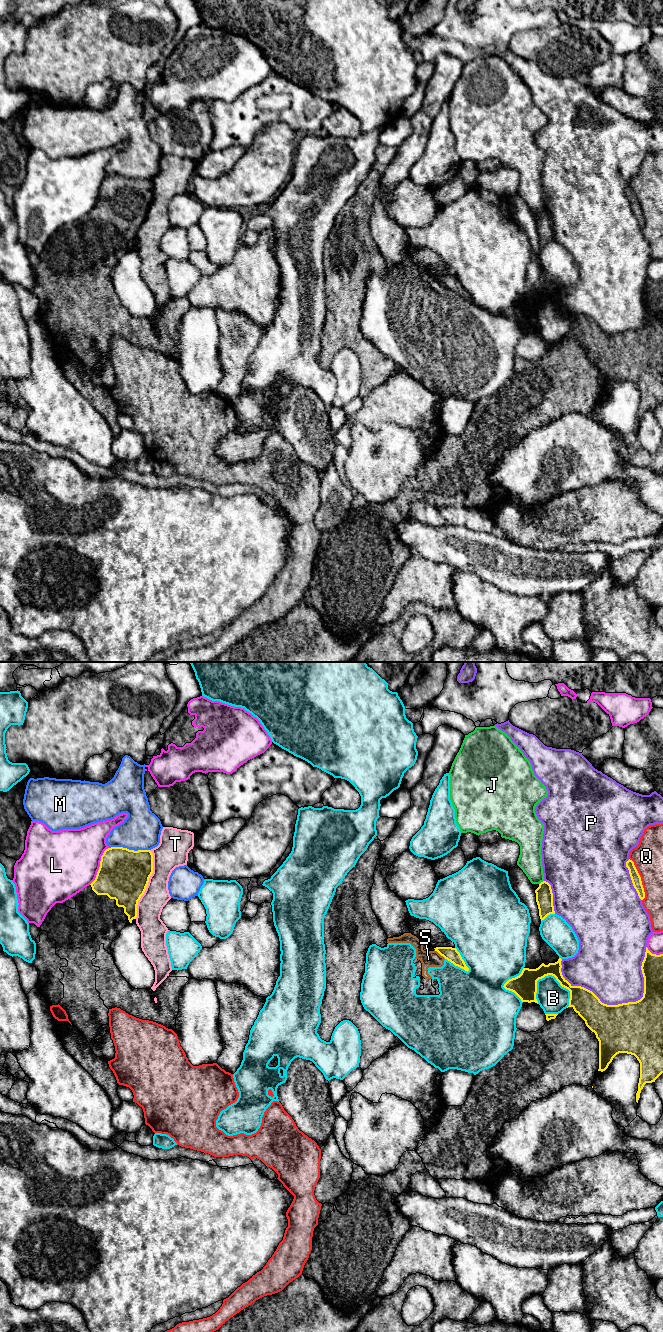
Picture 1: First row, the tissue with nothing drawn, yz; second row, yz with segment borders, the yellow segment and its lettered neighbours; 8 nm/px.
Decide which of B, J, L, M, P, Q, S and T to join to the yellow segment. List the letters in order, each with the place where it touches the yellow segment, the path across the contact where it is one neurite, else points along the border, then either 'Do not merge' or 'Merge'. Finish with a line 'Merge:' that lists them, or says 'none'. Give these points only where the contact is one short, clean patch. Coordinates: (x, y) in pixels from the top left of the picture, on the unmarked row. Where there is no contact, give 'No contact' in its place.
B: Touches yellow at yz (560, 312). Do not merge
J: Touches yellow at yz (541, 210). Do not merge
L: Touches yellow at yz (100, 193). Do not merge
M: Touches yellow at yz (130, 178). Do not merge
P: Touches yellow at yz (596, 324). Do not merge
Q: Touches yellow at yz (640, 207). Do not merge
S: Touches yellow at yz (440, 282). Boundary: yz (434, 278), (445, 286). Do not merge
T: Touches yellow at yz (147, 212). Do not merge
Merge: none

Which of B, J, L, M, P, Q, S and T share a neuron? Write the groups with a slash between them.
B S / J / L / M P / Q / T

